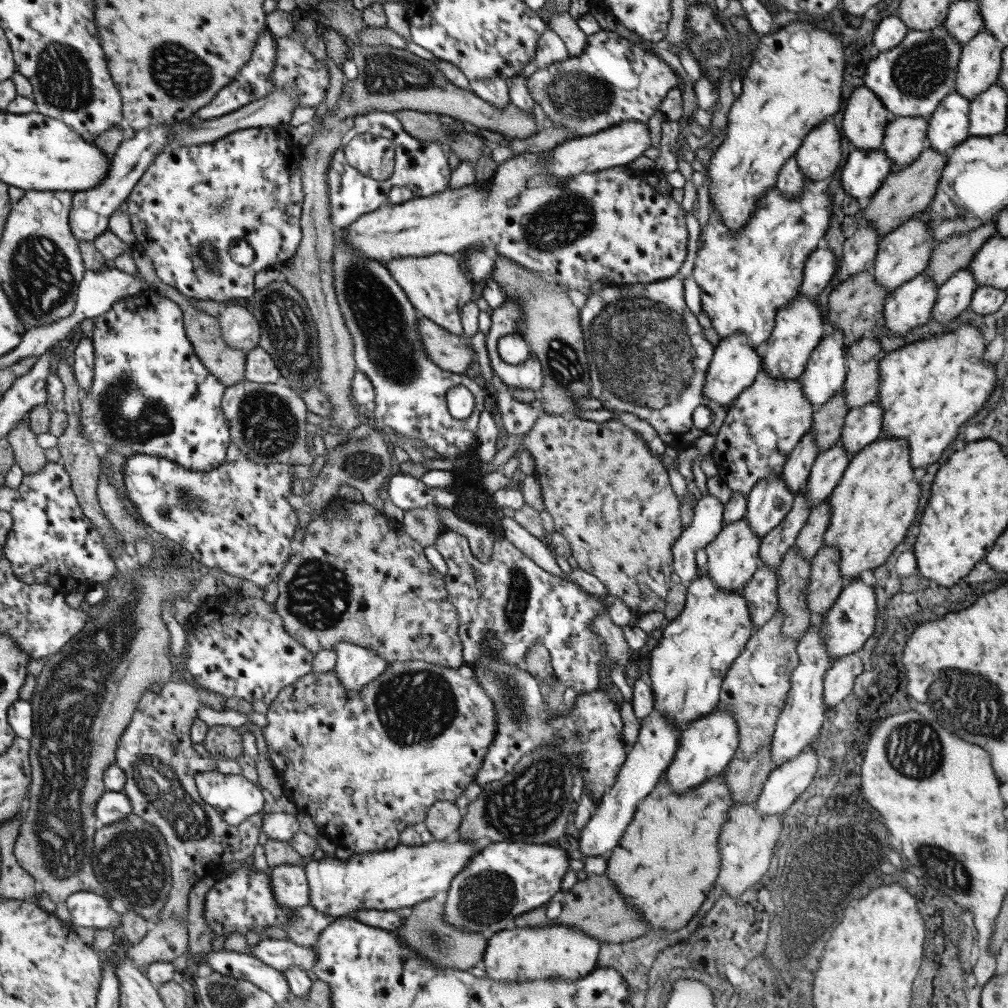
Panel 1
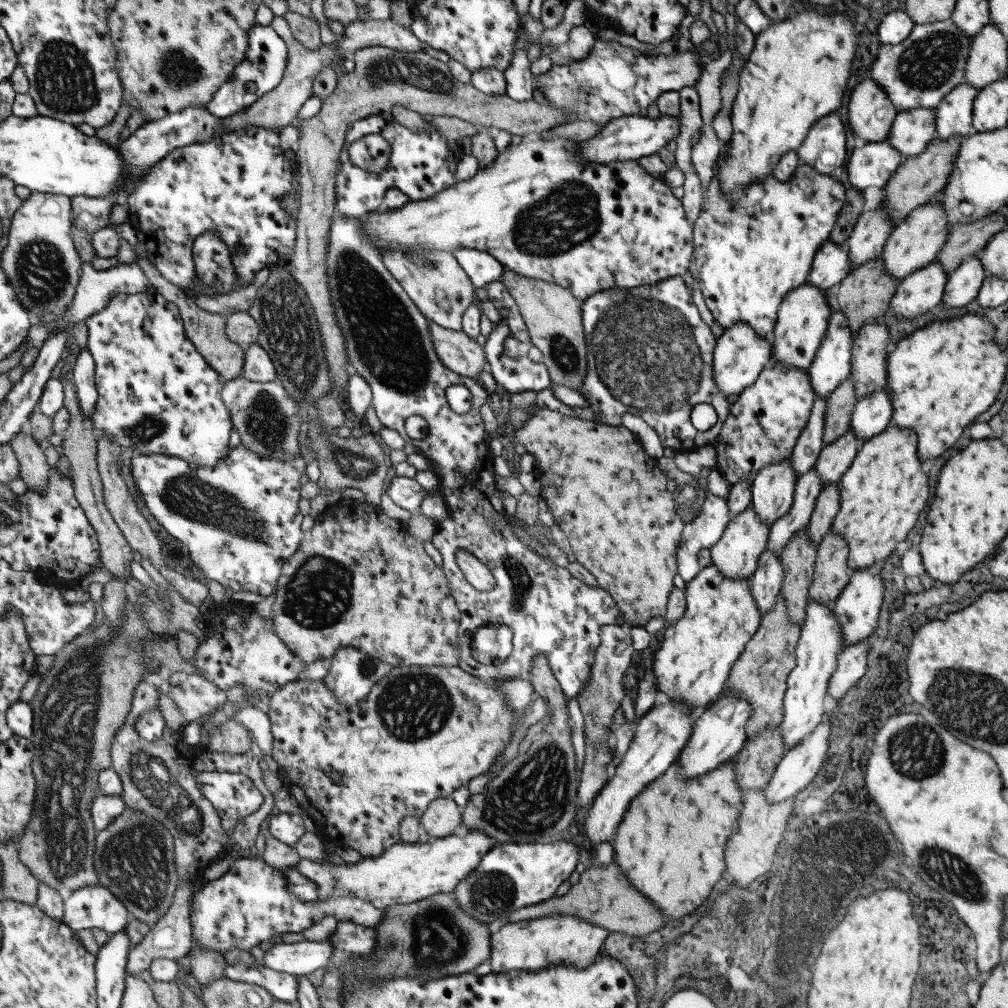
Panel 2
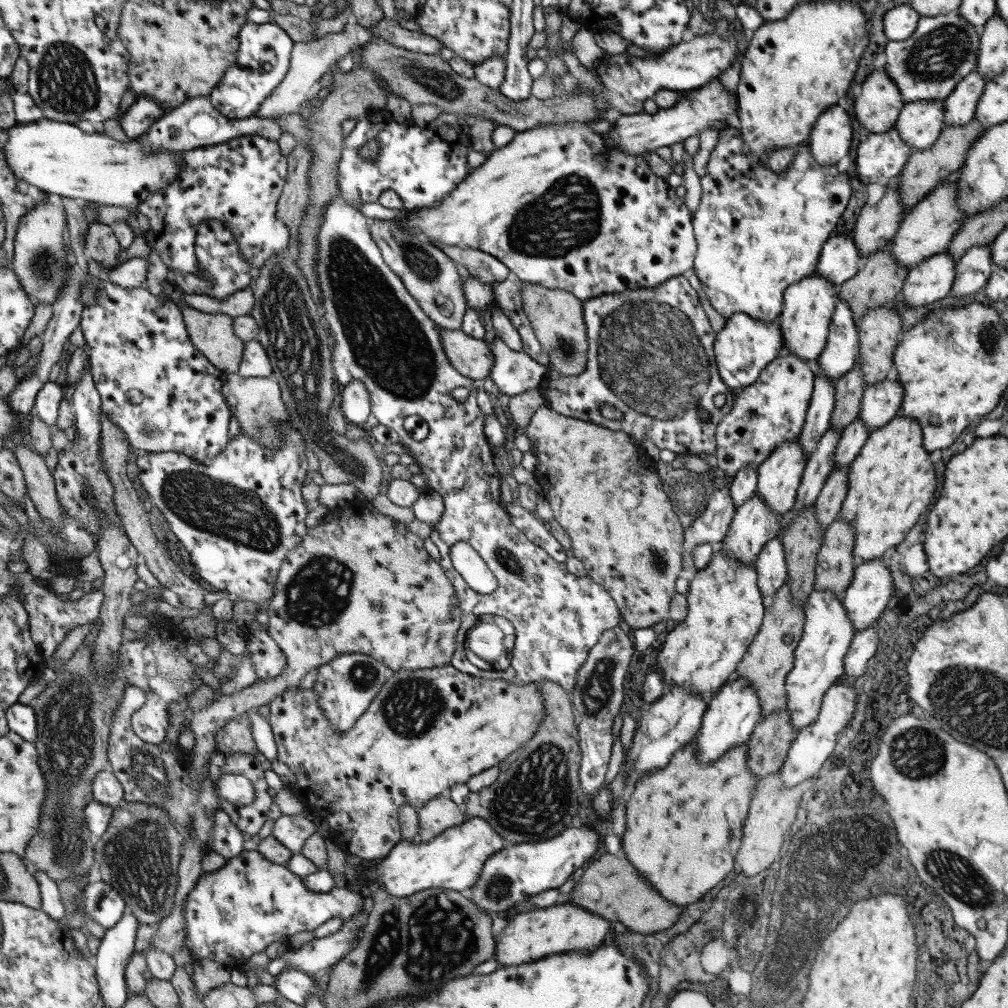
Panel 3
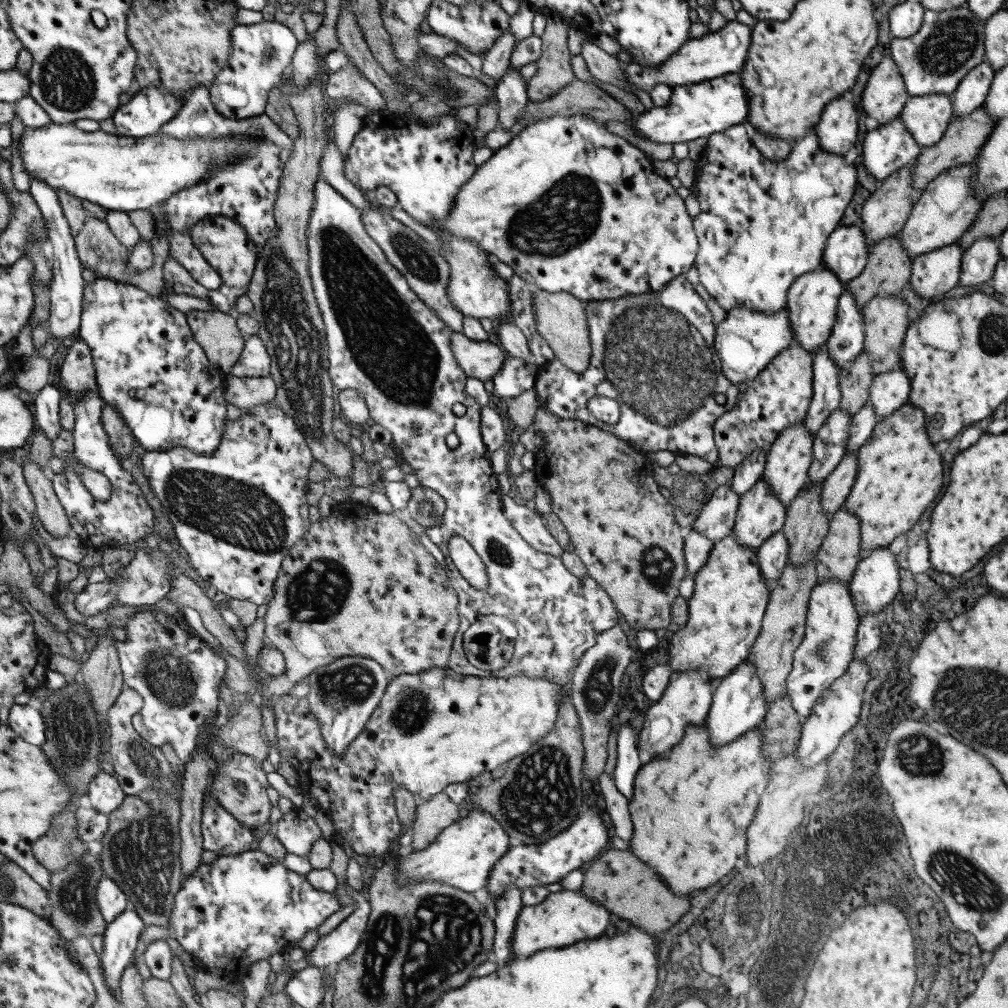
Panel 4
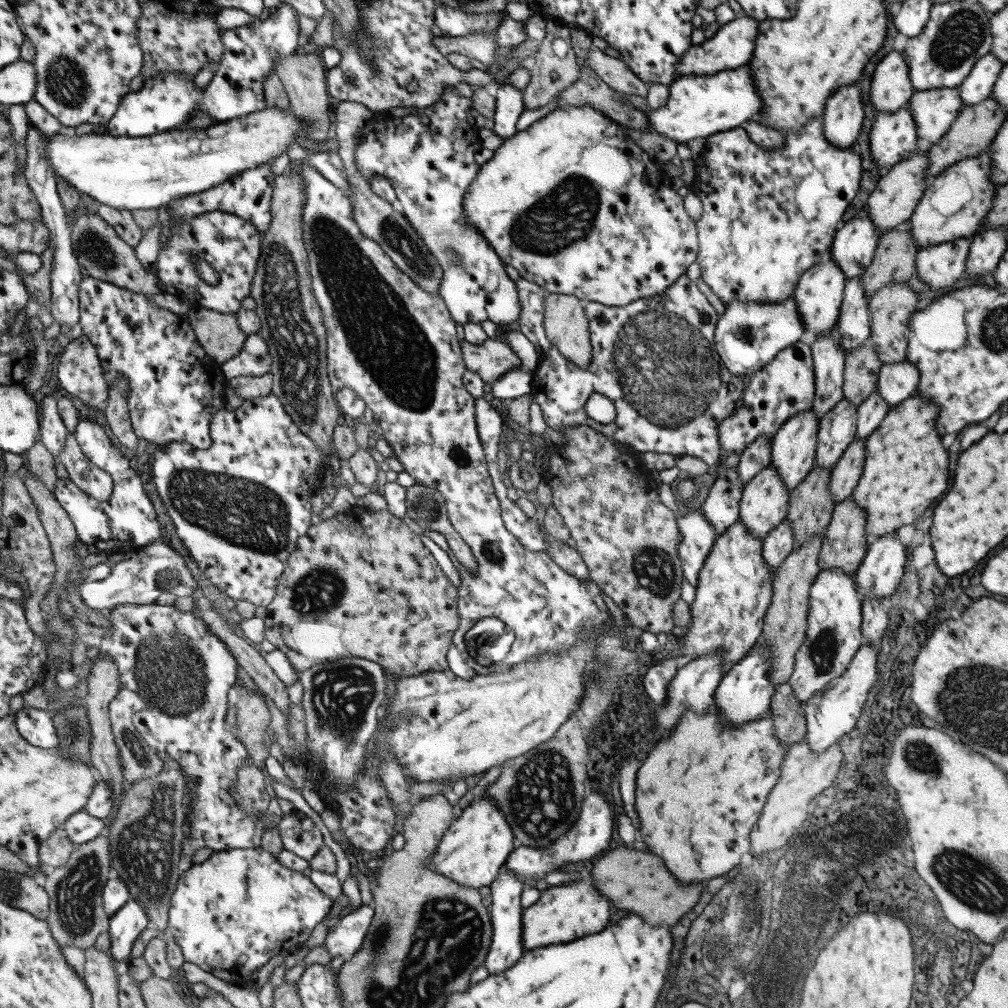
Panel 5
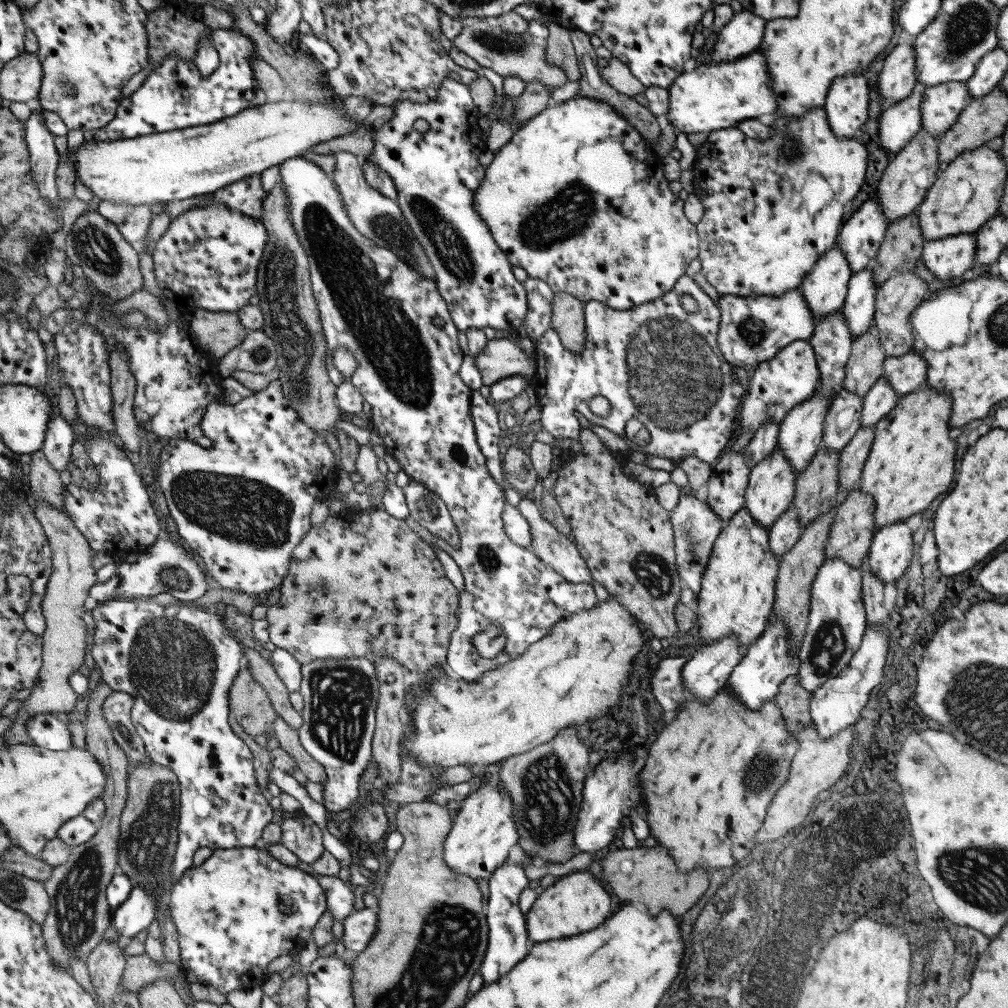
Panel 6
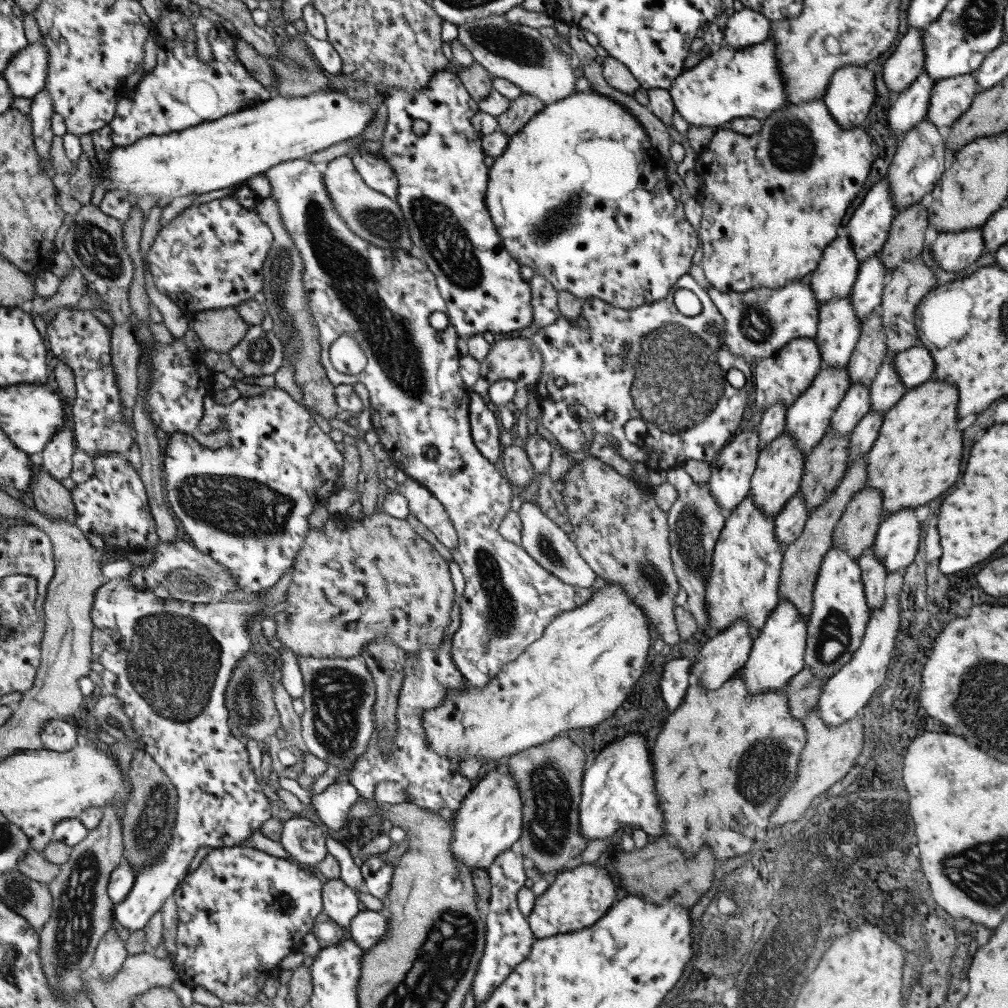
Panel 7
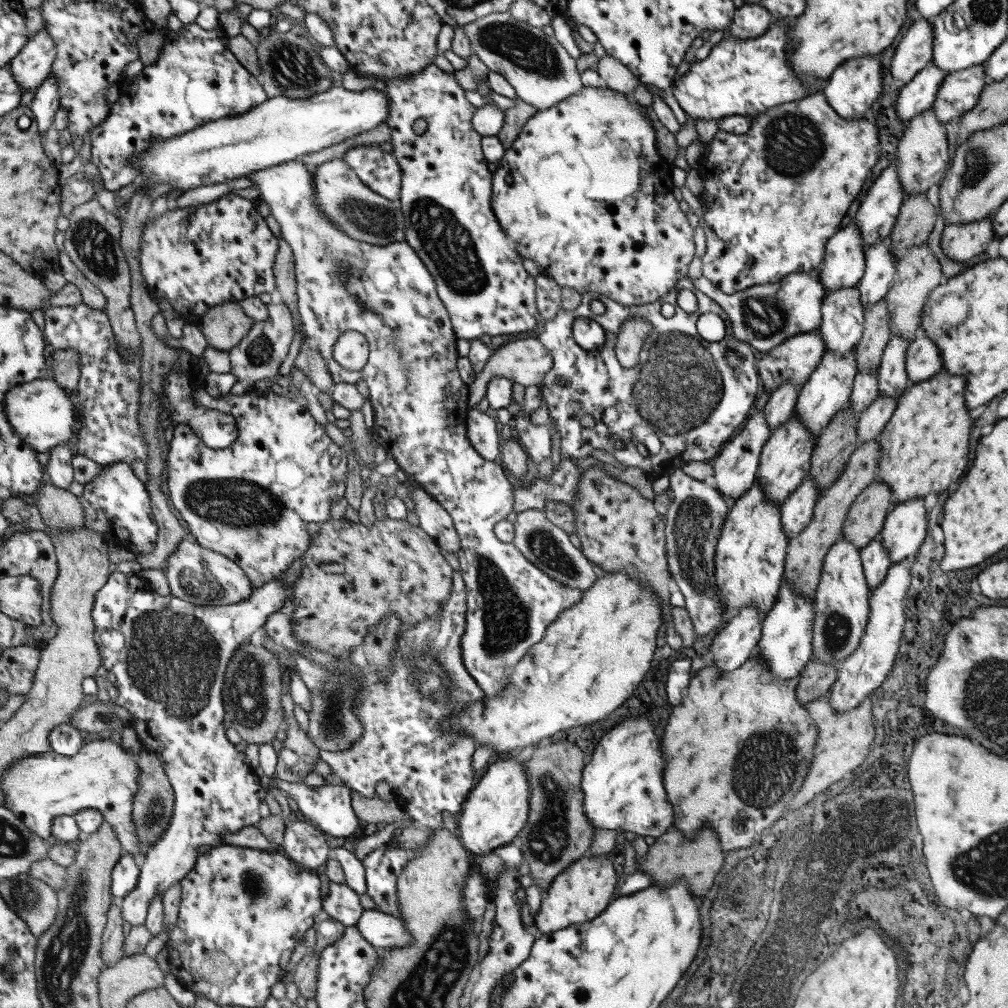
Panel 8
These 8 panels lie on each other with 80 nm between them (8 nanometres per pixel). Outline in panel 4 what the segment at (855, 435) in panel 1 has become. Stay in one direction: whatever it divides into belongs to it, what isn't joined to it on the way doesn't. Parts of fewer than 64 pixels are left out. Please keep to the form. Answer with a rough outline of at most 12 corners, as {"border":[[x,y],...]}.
{"border":[[903,369],[872,378],[867,403],[880,420],[907,403]]}

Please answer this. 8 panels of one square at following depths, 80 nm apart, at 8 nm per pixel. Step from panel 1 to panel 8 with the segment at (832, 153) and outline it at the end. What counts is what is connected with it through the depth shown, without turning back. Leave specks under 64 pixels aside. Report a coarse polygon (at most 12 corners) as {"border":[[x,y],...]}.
{"border":[[876,55],[850,58],[820,93],[845,120],[863,118],[883,88]]}

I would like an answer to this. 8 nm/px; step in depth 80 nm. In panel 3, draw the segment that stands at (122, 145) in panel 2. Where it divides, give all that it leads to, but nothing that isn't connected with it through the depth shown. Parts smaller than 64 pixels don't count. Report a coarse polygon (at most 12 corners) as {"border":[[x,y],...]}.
{"border":[[195,96],[141,134],[155,153],[256,134],[277,142],[269,119],[226,119]]}

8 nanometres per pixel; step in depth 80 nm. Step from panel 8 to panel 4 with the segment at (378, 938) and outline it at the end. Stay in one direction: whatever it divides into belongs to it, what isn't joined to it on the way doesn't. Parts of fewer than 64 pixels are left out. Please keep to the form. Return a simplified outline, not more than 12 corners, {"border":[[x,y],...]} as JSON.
{"border":[[344,881],[357,908],[320,936],[304,957],[310,966],[337,966],[365,930],[370,904]]}

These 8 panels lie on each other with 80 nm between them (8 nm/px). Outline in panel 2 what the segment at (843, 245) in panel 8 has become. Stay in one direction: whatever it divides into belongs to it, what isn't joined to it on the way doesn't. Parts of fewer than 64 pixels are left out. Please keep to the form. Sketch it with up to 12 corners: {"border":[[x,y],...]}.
{"border":[[806,282],[778,305],[772,361],[807,370],[830,317]]}

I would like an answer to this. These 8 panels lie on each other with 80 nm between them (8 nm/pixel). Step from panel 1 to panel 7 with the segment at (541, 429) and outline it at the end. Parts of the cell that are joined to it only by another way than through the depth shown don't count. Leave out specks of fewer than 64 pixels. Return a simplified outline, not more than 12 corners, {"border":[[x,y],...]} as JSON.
{"border":[[589,455],[562,476],[574,545],[664,644],[680,638],[666,511]]}

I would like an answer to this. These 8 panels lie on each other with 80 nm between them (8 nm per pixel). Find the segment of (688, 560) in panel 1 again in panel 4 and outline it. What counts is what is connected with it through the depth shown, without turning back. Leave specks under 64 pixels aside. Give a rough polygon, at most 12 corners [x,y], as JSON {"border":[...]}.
{"border":[[719,485],[694,530],[718,543],[732,532],[739,496]]}

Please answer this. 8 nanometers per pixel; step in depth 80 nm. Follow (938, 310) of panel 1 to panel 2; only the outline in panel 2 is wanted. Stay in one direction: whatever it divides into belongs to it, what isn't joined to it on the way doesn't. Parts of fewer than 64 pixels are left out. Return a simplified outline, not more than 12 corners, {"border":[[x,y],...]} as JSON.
{"border":[[976,255],[947,275],[939,302],[961,308],[977,296],[987,272]]}

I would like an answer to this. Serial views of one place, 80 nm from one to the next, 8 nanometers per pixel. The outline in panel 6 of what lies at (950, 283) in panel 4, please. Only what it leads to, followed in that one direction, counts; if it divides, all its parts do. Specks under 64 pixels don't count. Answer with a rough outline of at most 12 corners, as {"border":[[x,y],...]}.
{"border":[[973,233],[924,241],[921,262],[937,280],[974,266]]}

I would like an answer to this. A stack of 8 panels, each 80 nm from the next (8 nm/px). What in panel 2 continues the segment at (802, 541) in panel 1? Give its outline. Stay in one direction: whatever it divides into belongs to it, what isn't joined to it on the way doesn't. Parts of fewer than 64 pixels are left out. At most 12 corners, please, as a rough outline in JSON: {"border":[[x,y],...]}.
{"border":[[838,482],[817,495],[806,535],[819,544],[839,508]]}

